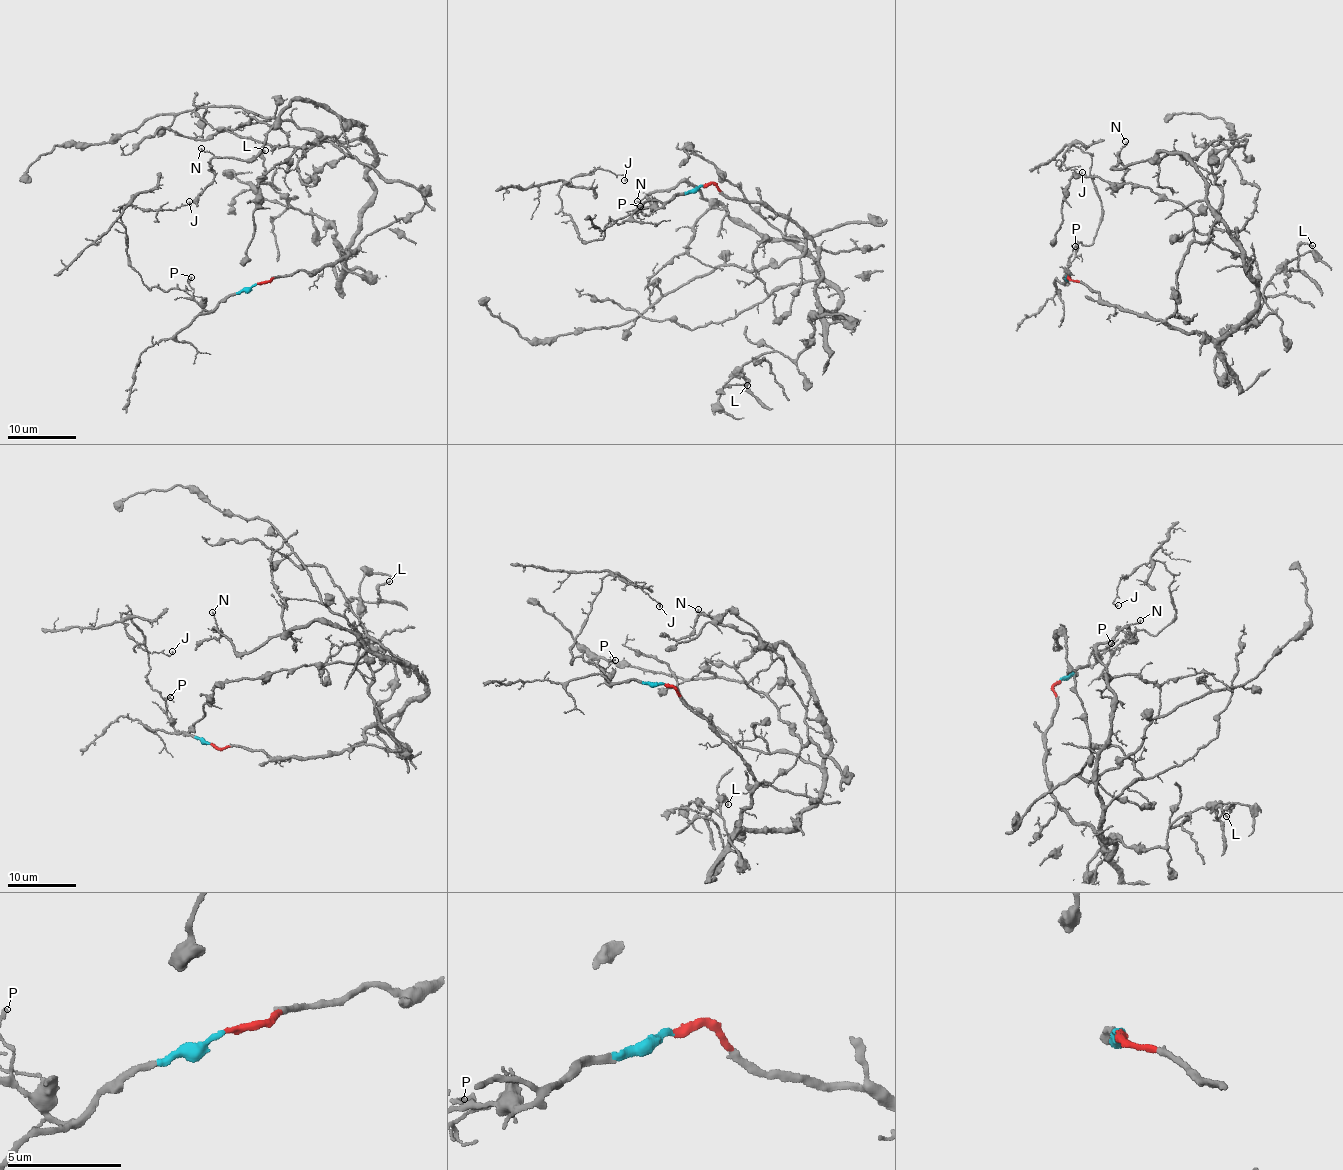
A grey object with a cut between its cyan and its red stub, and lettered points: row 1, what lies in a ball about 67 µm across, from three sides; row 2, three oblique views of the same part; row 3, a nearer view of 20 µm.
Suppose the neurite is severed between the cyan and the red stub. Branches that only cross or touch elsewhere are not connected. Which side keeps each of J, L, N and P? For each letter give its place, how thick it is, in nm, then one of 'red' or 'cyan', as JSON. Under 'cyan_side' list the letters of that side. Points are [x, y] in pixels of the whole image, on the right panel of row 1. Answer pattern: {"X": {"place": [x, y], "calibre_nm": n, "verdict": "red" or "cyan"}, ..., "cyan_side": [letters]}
{"J": {"place": [1082, 172], "calibre_nm": 120, "verdict": "cyan"}, "L": {"place": [1312, 245], "calibre_nm": 170, "verdict": "red"}, "N": {"place": [1125, 141], "calibre_nm": 140, "verdict": "red"}, "P": {"place": [1075, 246], "calibre_nm": 110, "verdict": "cyan"}, "cyan_side": ["J", "P"]}

